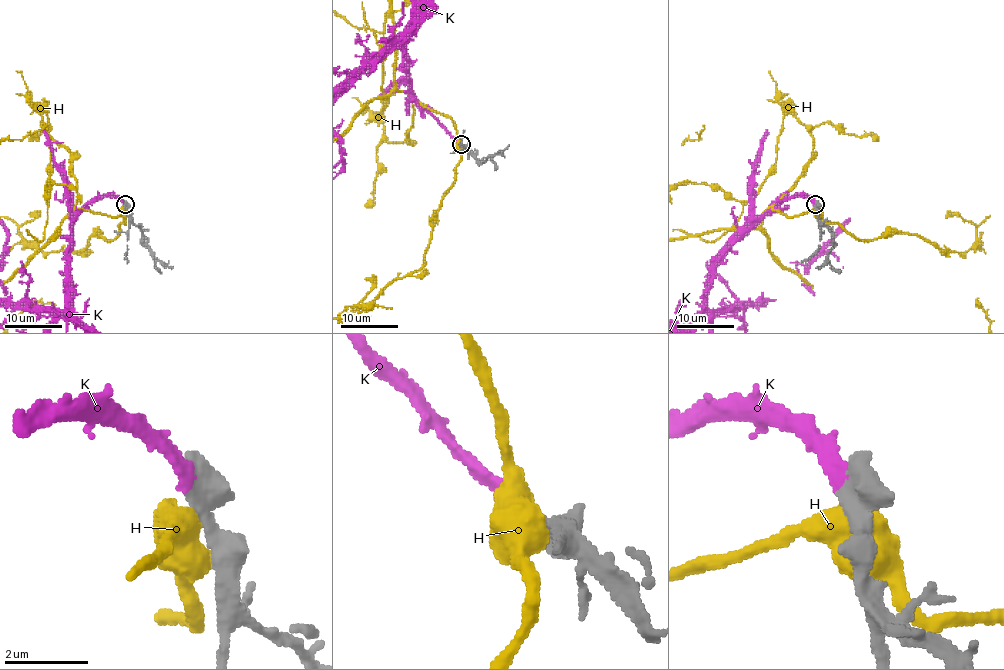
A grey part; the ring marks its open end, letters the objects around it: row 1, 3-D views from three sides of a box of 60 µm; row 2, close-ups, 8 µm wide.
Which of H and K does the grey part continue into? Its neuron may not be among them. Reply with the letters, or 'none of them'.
K

